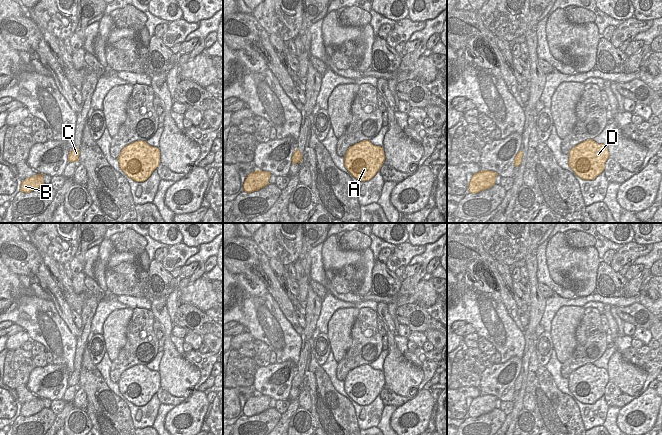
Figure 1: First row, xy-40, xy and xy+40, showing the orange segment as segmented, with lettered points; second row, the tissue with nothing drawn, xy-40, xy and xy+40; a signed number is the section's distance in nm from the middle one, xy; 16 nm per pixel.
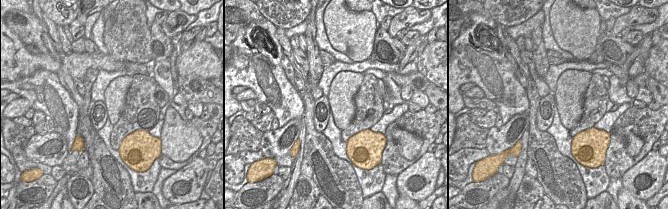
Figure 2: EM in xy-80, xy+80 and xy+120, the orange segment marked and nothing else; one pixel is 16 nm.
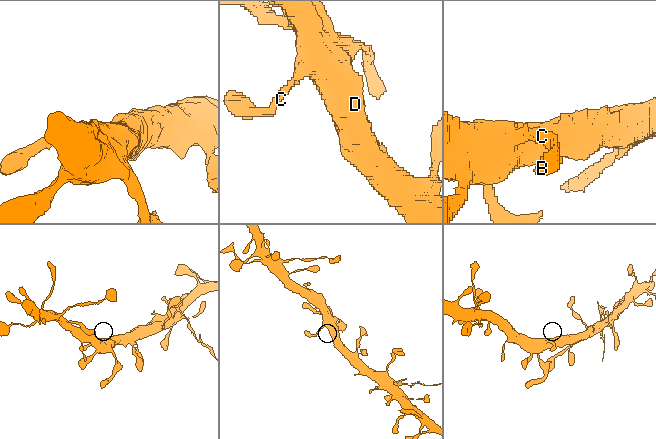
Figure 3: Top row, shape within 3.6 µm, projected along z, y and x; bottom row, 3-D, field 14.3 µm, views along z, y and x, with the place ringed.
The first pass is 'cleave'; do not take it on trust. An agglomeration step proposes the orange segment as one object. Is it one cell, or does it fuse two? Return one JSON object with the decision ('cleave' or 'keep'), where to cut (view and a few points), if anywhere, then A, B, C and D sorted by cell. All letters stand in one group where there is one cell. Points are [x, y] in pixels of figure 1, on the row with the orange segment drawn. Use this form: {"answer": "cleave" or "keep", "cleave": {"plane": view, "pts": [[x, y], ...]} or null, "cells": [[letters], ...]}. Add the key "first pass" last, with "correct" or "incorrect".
{"answer": "keep", "cleave": null, "cells": [["A", "B", "C", "D"]], "first pass": "incorrect"}

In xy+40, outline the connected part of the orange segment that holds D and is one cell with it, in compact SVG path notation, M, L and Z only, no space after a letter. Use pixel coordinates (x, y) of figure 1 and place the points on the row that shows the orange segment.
M593 139L583 141L569 152L569 167L583 180L594 180L605 169L609 158L608 147Z

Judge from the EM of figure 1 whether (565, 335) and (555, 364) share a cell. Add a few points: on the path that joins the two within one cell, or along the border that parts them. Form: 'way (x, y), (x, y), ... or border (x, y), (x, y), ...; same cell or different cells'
border (553, 349), (556, 358), (561, 363); different cells

